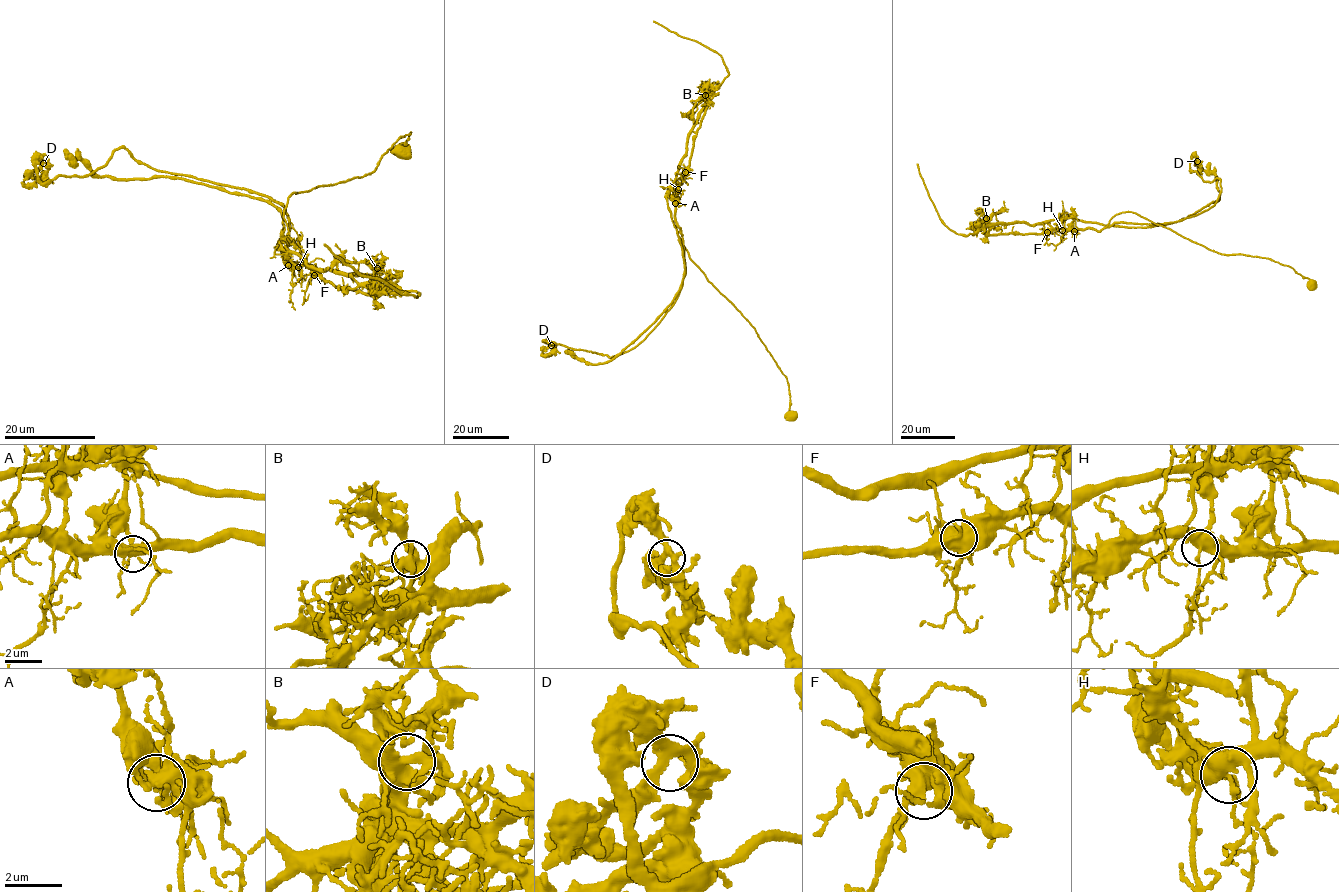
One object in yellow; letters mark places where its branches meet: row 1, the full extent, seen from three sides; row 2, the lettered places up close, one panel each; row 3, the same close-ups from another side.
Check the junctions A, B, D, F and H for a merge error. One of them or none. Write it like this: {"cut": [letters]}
{"cut": ["A"]}

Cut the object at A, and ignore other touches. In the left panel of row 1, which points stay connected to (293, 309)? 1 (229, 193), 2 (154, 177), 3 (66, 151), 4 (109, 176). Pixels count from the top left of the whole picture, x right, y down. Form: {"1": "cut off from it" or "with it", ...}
{"1": "cut off from it", "2": "cut off from it", "3": "cut off from it", "4": "cut off from it"}

